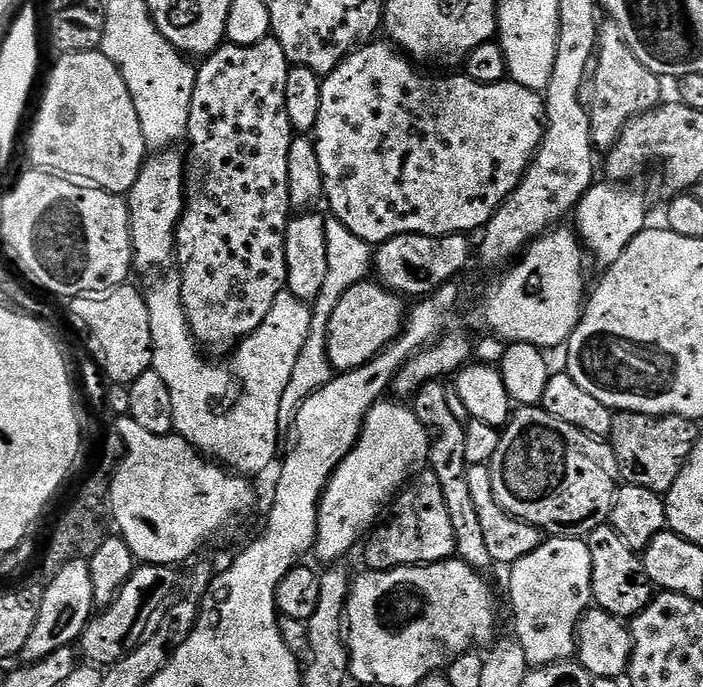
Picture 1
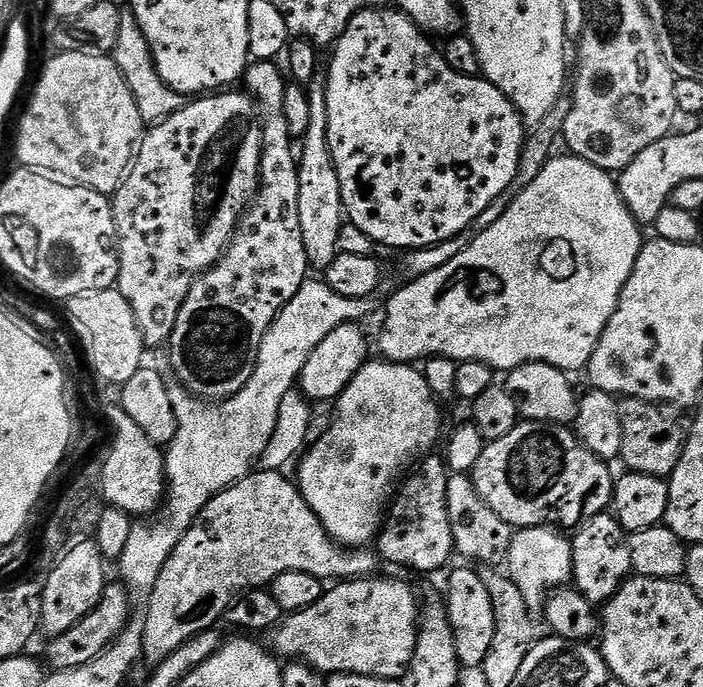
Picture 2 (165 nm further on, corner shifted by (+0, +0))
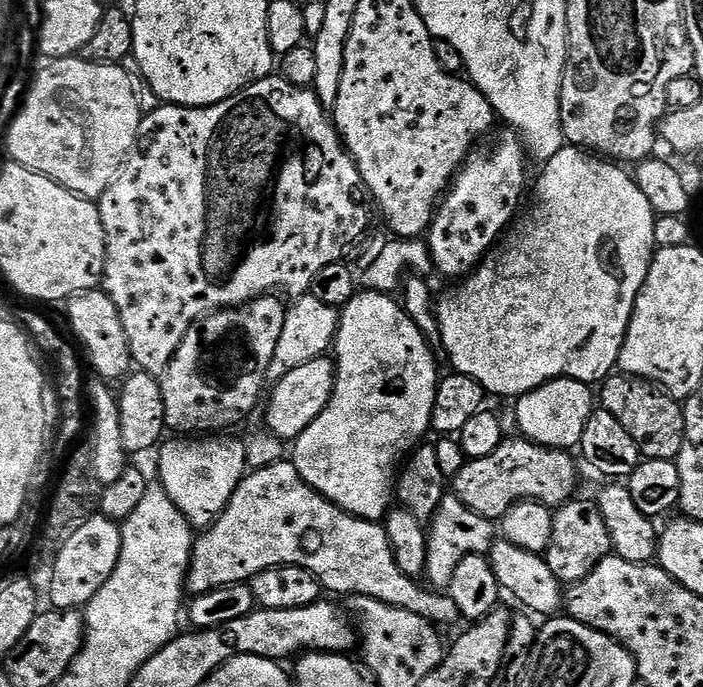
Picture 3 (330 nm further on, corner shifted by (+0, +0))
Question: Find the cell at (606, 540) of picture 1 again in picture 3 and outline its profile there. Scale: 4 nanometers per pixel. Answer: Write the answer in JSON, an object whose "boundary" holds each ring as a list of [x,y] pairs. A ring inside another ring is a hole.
{"boundary":[[[573,498],[555,509],[552,518],[552,533],[547,552],[543,553],[545,562],[554,570],[561,585],[571,586],[586,578],[612,552],[610,530],[606,530],[606,522],[599,508],[591,499]]]}

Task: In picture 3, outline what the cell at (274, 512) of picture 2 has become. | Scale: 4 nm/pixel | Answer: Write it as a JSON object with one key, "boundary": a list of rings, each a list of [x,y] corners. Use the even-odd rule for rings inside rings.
{"boundary":[[[287,459],[279,460],[277,464],[265,468],[249,471],[234,490],[224,513],[216,517],[209,528],[203,529],[195,537],[192,561],[188,563],[186,588],[192,594],[209,592],[231,584],[243,584],[251,581],[252,577],[262,574],[262,570],[282,566],[298,566],[306,569],[320,579],[321,585],[327,591],[329,588],[332,592],[348,592],[349,597],[369,596],[383,604],[410,610],[410,614],[418,614],[422,618],[431,620],[441,629],[452,628],[462,620],[458,606],[454,606],[454,598],[436,590],[423,592],[416,585],[417,581],[413,577],[398,570],[398,562],[394,562],[390,538],[383,523],[351,516],[350,513],[334,506],[303,480],[295,466]]]}

